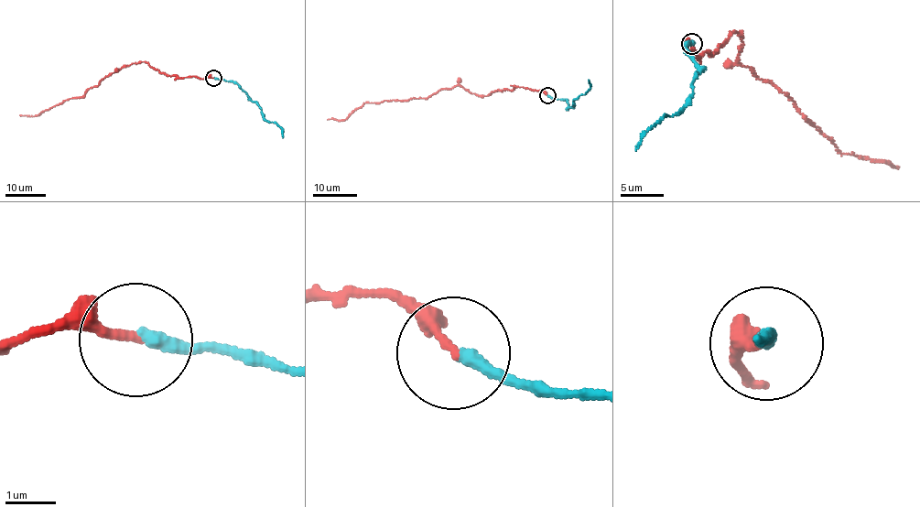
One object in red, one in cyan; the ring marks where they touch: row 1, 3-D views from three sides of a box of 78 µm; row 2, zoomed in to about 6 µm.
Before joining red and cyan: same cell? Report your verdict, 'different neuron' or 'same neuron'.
different neuron

